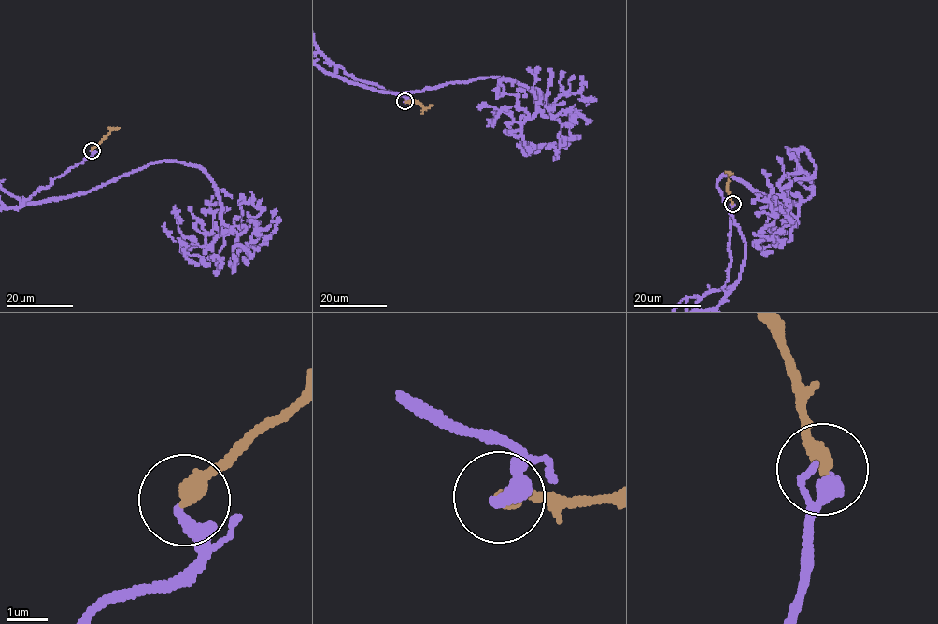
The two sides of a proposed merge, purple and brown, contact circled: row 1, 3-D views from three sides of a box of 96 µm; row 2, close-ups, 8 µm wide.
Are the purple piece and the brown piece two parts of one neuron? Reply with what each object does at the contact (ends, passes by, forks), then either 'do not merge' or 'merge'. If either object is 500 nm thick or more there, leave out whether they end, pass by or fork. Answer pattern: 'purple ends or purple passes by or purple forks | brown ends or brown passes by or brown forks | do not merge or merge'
purple ends | brown ends | merge

